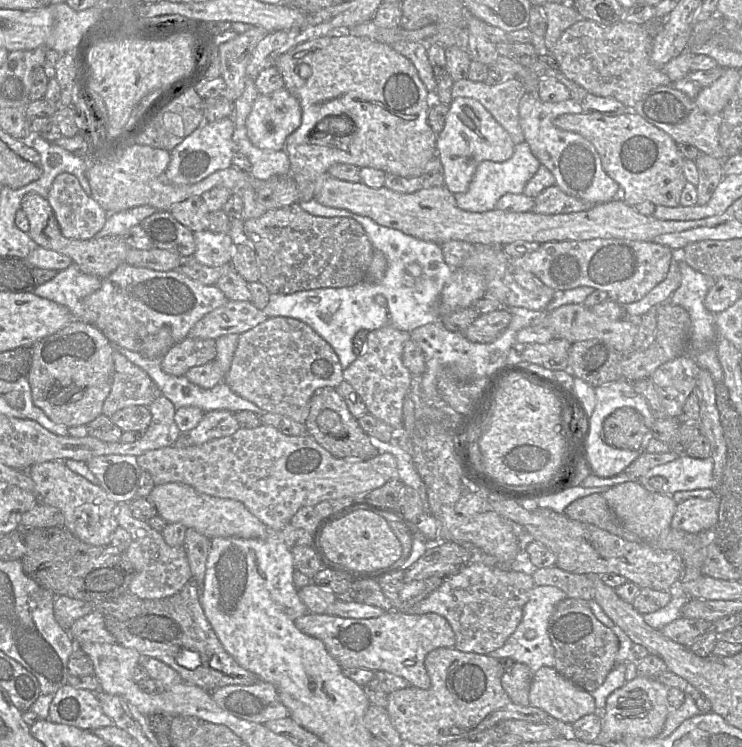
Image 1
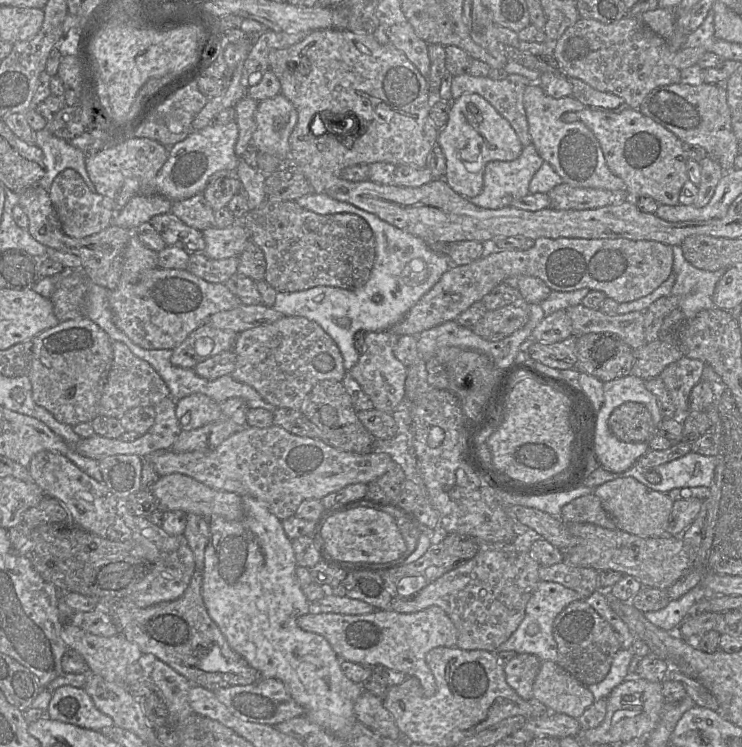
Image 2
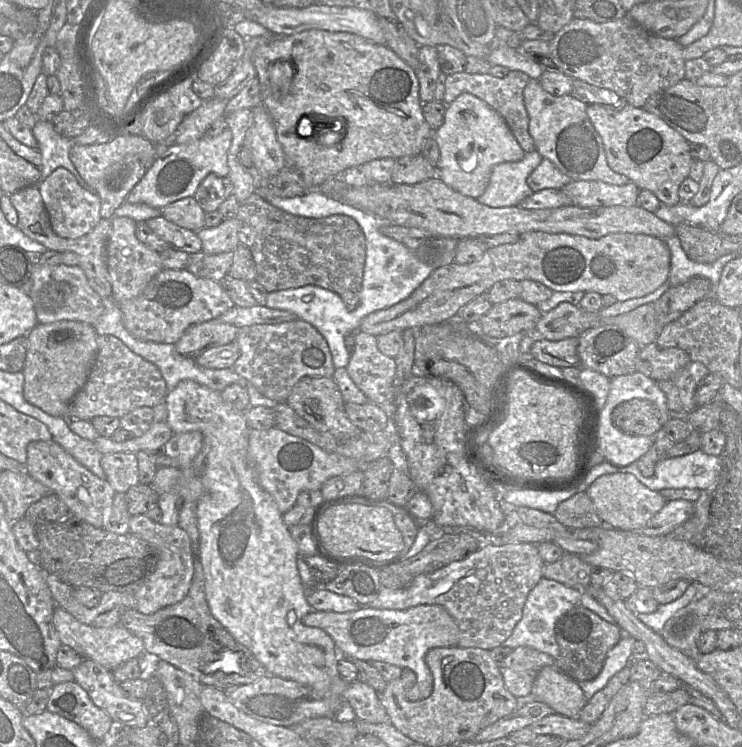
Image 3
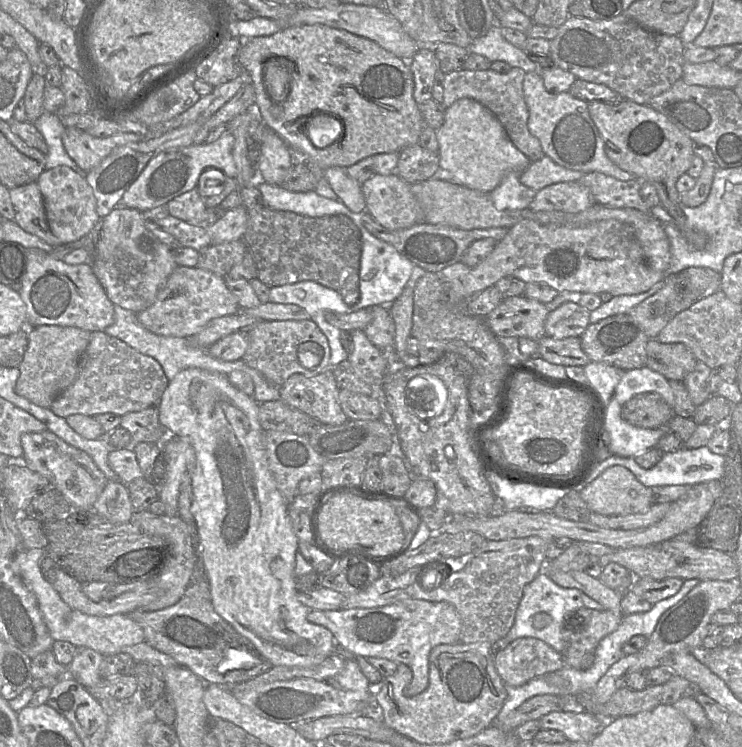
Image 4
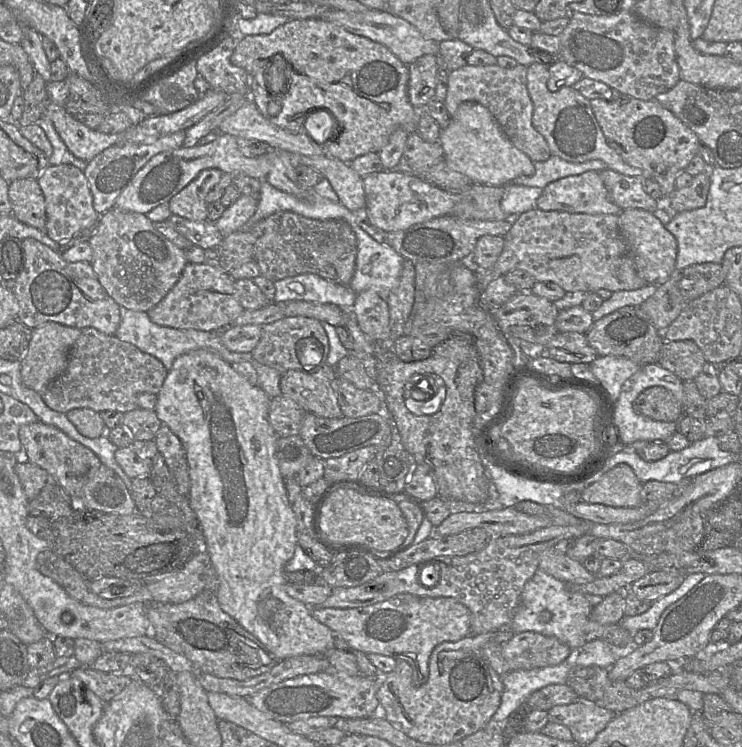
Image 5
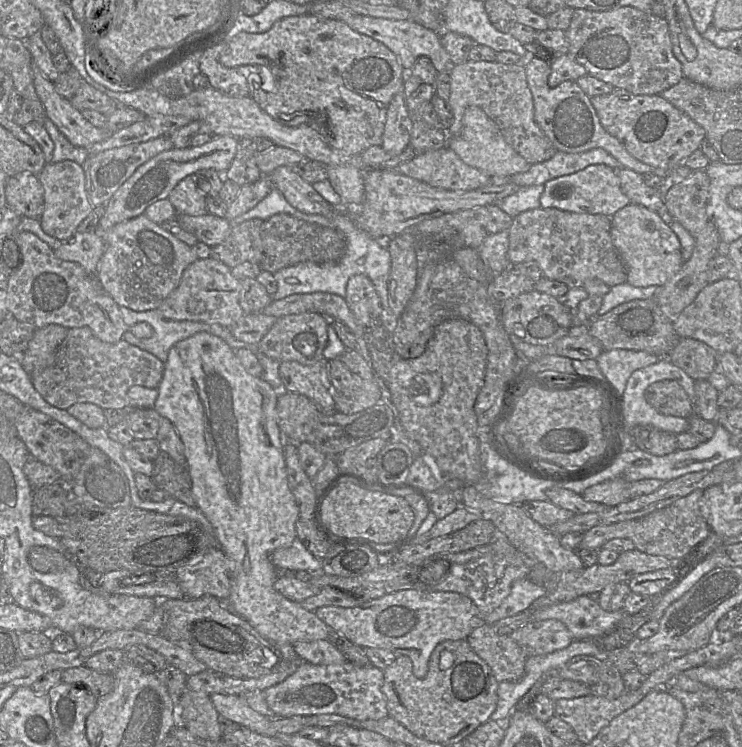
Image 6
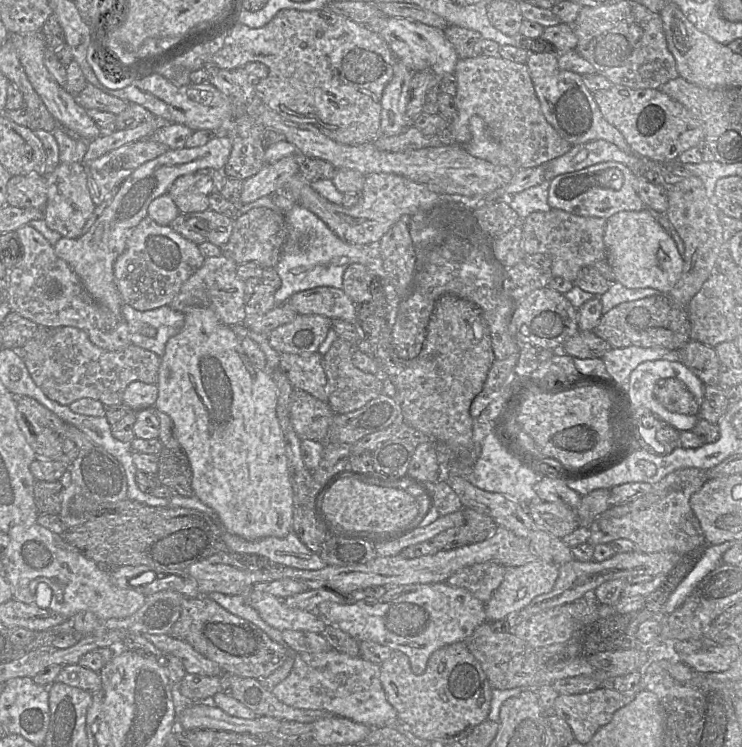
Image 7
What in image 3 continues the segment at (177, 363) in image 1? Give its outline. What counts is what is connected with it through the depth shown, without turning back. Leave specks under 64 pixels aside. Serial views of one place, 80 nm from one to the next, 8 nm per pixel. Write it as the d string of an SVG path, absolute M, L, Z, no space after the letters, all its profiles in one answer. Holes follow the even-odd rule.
M215 318L188 328L175 346L179 354L195 359L211 347L236 341L239 330Z

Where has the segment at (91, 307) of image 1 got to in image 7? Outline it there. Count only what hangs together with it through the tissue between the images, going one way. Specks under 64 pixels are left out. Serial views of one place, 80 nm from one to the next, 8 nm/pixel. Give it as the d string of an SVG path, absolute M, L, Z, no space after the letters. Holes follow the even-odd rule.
M225 256L205 258L203 265L183 283L179 293L169 304L178 312L192 306L211 308L218 318L228 326L241 324L246 317L244 306L245 280L237 275L237 264Z

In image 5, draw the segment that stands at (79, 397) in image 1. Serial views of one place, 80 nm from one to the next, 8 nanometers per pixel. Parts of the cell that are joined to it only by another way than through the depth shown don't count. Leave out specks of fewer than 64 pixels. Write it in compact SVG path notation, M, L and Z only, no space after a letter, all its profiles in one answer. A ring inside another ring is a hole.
M47 322L33 328L28 349L20 360L23 384L42 396L49 384L65 371L69 351L80 334L81 329L56 322Z

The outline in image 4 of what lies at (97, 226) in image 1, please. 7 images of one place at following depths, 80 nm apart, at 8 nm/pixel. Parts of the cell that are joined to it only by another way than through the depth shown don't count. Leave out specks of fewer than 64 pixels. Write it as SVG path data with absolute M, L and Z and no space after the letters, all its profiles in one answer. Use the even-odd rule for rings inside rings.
M59 165L44 170L37 179L43 197L46 218L51 232L61 241L68 244L79 240L100 221L96 211L96 198L86 178L70 167Z

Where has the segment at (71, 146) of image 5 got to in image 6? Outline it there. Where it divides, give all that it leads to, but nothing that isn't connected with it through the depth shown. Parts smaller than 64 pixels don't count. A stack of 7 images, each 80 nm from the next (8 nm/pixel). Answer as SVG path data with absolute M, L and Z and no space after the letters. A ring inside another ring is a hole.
M34 63L33 82L35 91L45 109L46 117L73 145L89 148L113 134L87 121L81 111L56 92L54 83L47 79Z

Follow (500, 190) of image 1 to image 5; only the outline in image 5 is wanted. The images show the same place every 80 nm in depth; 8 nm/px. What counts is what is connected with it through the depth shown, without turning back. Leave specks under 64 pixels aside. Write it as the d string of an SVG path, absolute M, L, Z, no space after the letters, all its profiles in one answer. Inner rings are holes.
M513 183L503 187L504 193L500 201L500 208L509 218L516 218L524 212L535 209L536 201L542 193L542 188Z

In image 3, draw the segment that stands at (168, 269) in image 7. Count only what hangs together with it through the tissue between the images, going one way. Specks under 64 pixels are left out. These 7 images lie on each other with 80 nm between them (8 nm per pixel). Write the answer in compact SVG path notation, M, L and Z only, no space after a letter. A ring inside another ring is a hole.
M113 217L112 229L107 242L107 270L112 287L111 297L116 303L138 296L163 266L161 252L157 252L136 236L137 222L129 217Z

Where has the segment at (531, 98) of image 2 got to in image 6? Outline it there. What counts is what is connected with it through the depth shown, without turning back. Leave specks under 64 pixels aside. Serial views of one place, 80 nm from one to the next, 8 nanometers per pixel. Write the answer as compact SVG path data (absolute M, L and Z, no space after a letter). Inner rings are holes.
M531 57L525 61L528 87L534 103L534 120L542 132L553 143L557 151L567 153L582 153L594 148L602 148L613 156L623 168L633 170L641 175L655 174L667 180L667 187L673 185L673 173L666 173L634 158L623 145L602 127L597 113L587 96L576 81L564 81L551 88L548 77L551 72L550 61Z

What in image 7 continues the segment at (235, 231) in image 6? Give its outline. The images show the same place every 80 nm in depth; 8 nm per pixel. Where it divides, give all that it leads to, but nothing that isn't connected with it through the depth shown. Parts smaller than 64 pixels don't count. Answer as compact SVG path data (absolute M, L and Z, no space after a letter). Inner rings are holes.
M265 207L253 208L235 218L228 242L220 247L221 255L231 259L237 265L253 261L264 268L276 267L281 258L286 236L287 226L283 213Z

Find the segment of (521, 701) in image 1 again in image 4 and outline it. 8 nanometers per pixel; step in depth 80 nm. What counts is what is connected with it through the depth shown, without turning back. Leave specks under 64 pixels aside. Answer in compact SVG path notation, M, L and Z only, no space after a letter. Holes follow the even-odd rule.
M518 638L493 655L504 684L519 687L565 667L564 655L537 638Z

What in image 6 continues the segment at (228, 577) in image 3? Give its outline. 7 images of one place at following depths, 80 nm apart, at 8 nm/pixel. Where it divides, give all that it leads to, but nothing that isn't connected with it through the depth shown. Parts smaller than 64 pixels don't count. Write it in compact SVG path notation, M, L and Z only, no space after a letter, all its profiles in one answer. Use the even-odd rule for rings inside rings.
M206 331L198 332L184 340L179 341L176 343L169 351L167 361L165 362L165 368L164 368L164 374L162 377L162 380L158 386L158 397L154 404L154 409L159 413L161 417L168 418L172 424L174 425L182 443L184 446L184 454L186 457L187 465L189 468L189 473L191 477L191 485L192 485L192 494L196 502L196 507L199 508L199 510L205 515L205 517L209 520L211 525L213 526L218 542L220 544L221 550L225 553L226 557L229 559L229 576L231 578L231 592L230 596L228 597L228 601L232 607L232 609L235 611L237 615L244 618L260 635L265 637L266 639L274 642L274 643L288 643L293 644L297 641L316 641L316 640L325 640L328 639L329 630L332 630L327 624L325 624L321 619L318 618L315 612L309 611L304 609L299 603L291 601L284 597L282 594L277 592L274 588L274 583L277 580L277 571L276 567L273 565L271 561L271 554L280 548L287 548L290 547L293 543L293 541L296 539L296 522L299 519L299 507L296 503L296 500L294 498L294 495L292 494L289 485L288 485L288 476L287 476L287 469L286 469L286 461L284 456L284 446L285 446L285 439L282 436L282 433L280 431L280 428L277 423L277 415L276 415L276 405L277 405L277 399L279 396L279 391L274 389L269 383L267 383L264 379L258 378L255 376L252 376L249 374L242 364L240 363L236 352L234 349L232 349L224 340L221 338L210 334Z

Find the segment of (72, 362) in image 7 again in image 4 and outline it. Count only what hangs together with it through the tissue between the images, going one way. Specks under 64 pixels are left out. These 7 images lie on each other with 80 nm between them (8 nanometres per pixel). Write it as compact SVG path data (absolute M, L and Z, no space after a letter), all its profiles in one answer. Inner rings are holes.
M92 331L89 344L80 357L77 378L55 398L50 409L65 419L73 414L113 413L121 417L129 412L157 407L168 383L157 360L104 331Z

